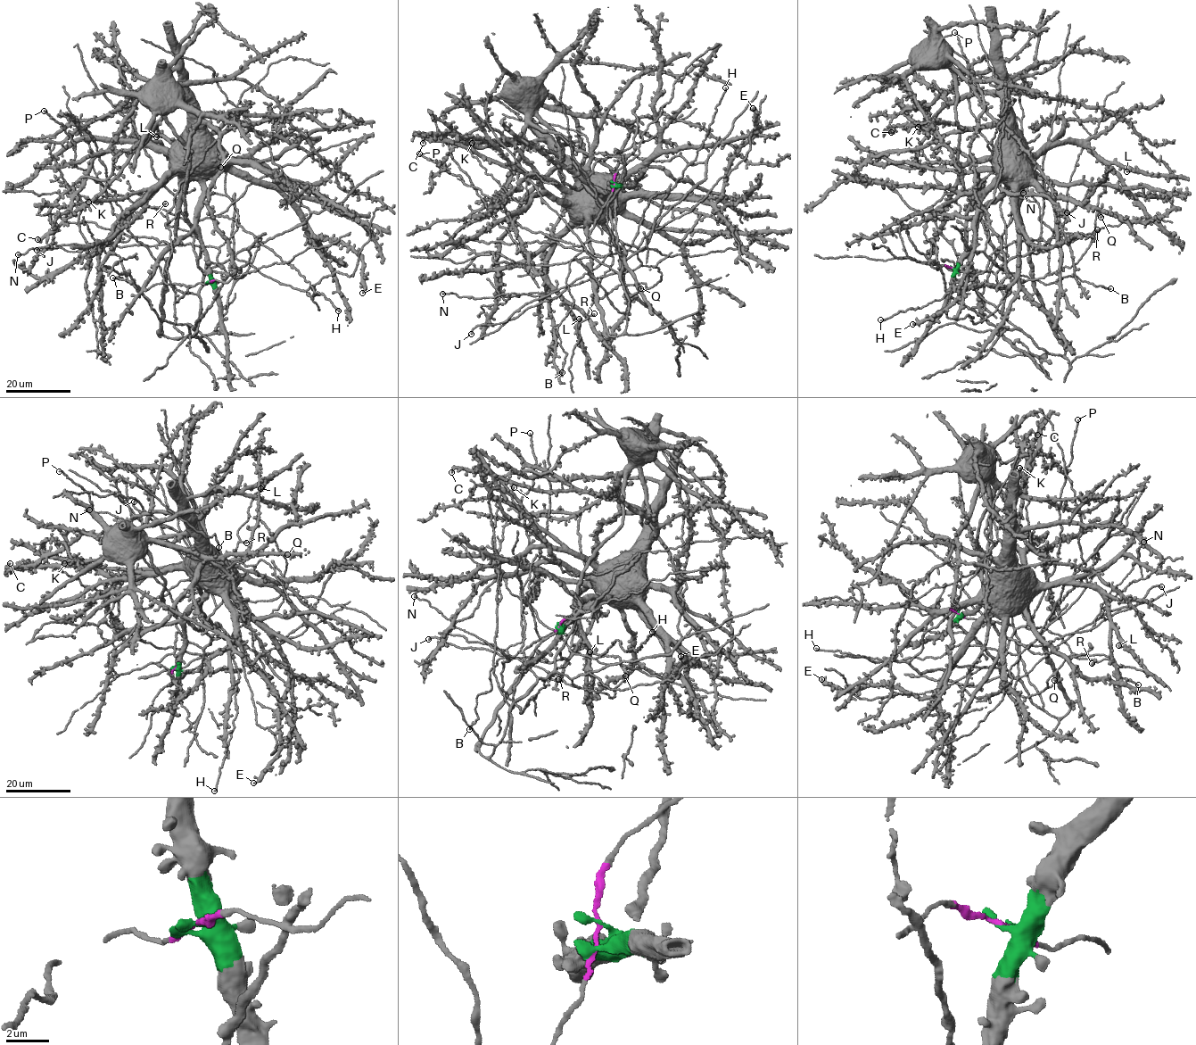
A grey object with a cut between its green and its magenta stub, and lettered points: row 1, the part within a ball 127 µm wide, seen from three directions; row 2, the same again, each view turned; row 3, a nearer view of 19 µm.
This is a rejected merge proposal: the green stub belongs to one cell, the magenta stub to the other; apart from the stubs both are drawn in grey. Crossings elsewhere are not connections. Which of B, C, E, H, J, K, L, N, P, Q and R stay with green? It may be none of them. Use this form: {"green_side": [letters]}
{"green_side": ["C", "E", "K", "L"]}

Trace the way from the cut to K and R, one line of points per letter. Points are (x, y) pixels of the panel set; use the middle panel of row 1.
K: (614, 182), (606, 192), (596, 188), (602, 193), (600, 198), (578, 196), (540, 177), (490, 162), (472, 142)
R: (614, 182), (589, 235), (622, 247), (613, 234), (610, 269), (587, 313), (594, 313)

